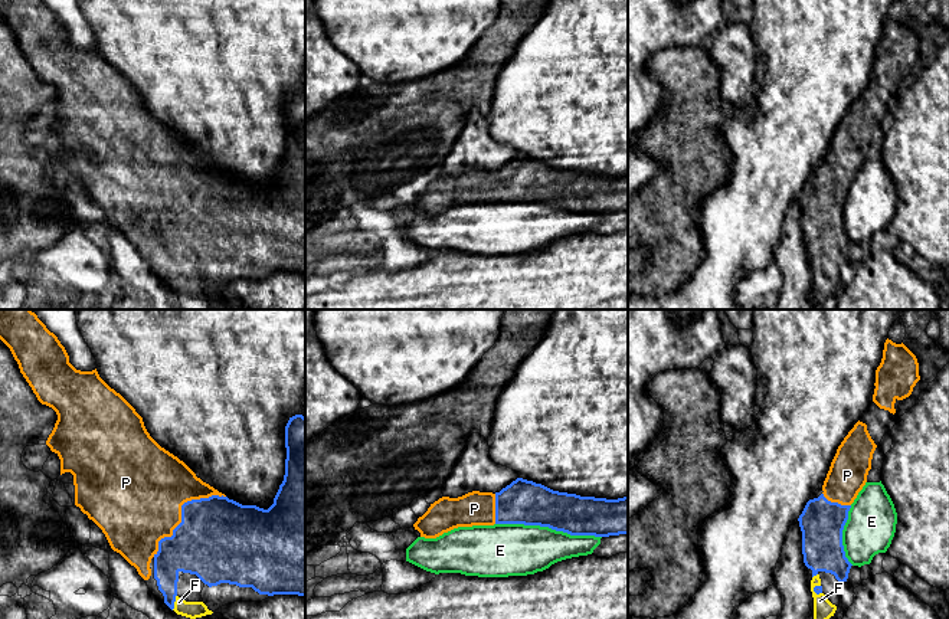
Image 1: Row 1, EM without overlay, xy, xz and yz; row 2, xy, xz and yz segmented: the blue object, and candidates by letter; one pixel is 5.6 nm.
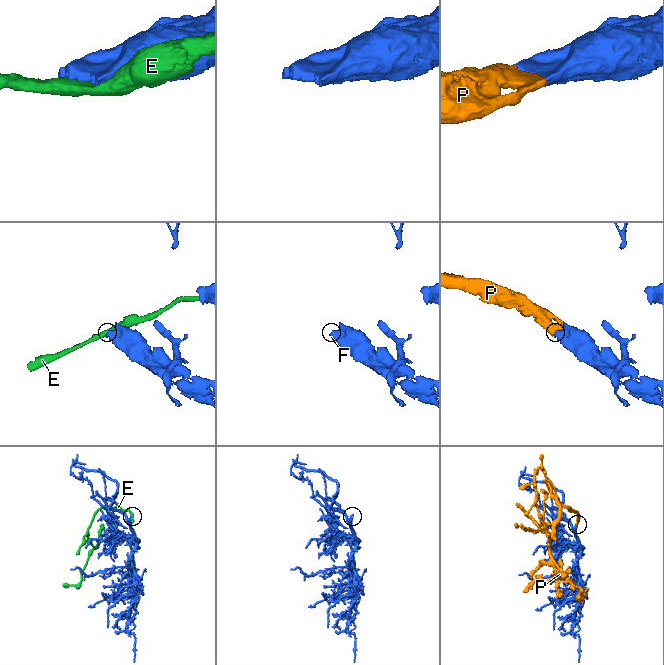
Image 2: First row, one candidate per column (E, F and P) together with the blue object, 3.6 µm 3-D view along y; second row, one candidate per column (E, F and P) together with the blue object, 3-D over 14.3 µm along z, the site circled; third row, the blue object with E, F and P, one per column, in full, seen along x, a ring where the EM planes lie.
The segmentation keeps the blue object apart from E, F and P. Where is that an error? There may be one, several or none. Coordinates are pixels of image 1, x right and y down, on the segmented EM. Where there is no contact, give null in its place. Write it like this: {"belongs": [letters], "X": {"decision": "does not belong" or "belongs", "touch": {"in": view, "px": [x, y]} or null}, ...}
{"belongs": ["F", "P"], "E": {"decision": "does not belong", "touch": {"in": "xz", "px": [549, 527]}}, "F": {"decision": "belongs", "touch": {"in": "xy", "px": [174, 601]}}, "P": {"decision": "belongs", "touch": {"in": "xy", "px": [182, 513]}}}

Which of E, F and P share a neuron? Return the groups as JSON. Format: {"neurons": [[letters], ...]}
{"neurons": [["E"], ["F", "P"]]}

